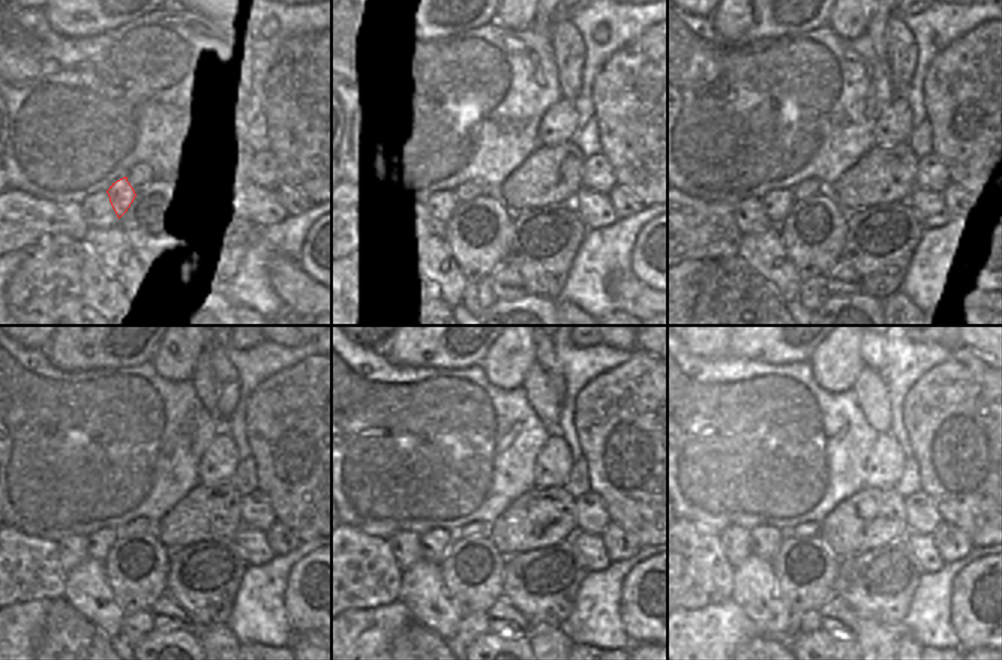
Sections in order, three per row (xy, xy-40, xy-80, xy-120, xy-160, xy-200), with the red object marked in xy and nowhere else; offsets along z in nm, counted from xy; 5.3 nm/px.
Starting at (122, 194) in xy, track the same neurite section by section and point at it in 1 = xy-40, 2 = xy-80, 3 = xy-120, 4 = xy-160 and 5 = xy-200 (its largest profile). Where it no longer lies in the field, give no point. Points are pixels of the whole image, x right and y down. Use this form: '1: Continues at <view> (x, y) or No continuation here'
1: Continues at xy-40 (444, 203)
2: Continues at xy-80 (776, 204)
3: Continues at xy-120 (101, 542)
4: Continues at xy-160 (434, 543)
5: Continues at xy-200 (765, 540)

